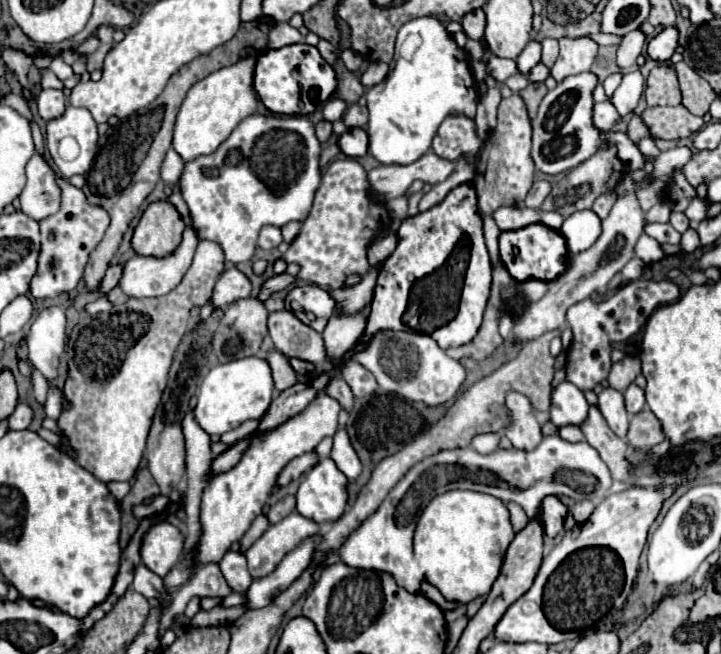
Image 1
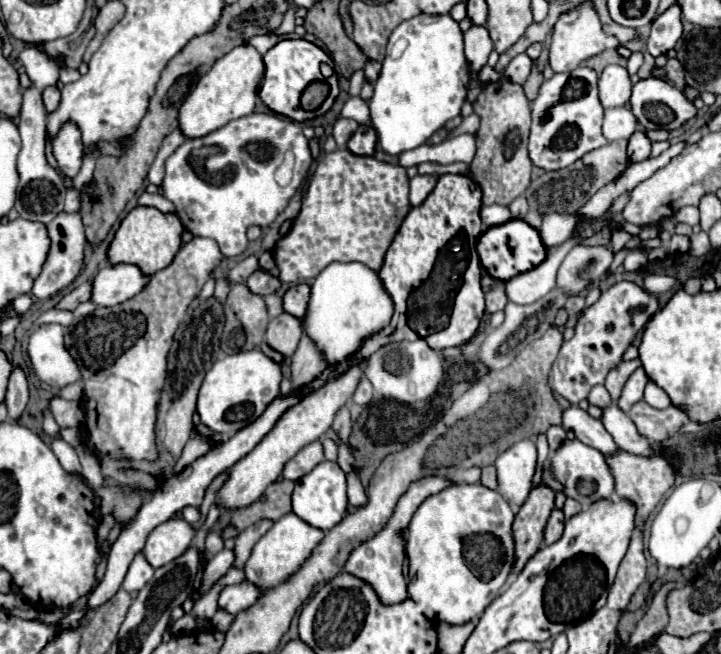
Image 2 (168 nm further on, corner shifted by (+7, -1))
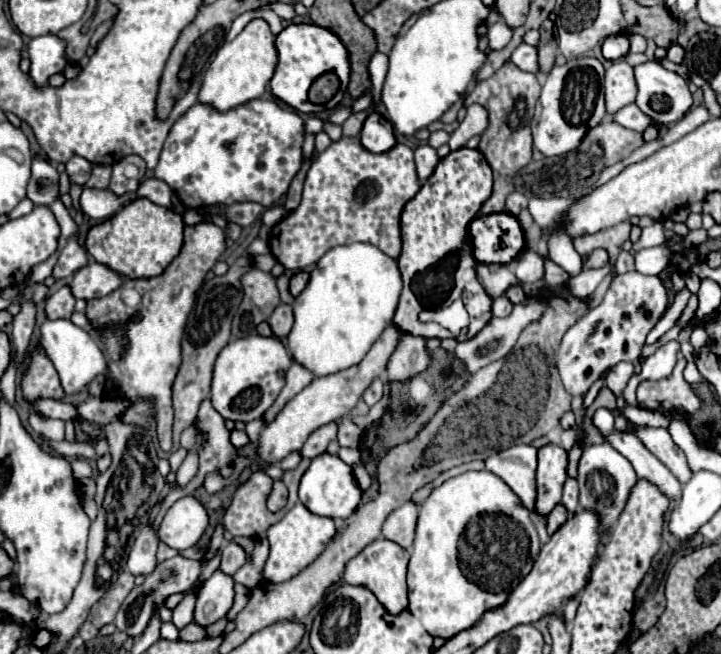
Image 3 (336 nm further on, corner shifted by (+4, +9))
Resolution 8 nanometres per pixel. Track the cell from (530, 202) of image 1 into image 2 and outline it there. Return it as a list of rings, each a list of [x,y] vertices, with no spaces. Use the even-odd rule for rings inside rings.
[[[520,196],[520,198],[516,198],[508,208],[510,208],[510,212],[512,212],[512,218],[524,218],[526,212],[528,212],[528,202],[526,202],[524,196]]]

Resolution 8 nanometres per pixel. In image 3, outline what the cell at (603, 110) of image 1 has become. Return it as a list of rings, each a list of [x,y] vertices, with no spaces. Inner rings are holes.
[[[631,104],[631,106],[625,106],[623,110],[619,110],[619,114],[615,114],[613,120],[619,122],[621,126],[625,126],[625,128],[635,130],[635,132],[645,132],[645,128],[651,126],[651,124],[657,124],[659,128],[663,128],[663,124],[659,124],[653,118],[649,118],[647,114],[643,114],[637,108],[637,104]]]

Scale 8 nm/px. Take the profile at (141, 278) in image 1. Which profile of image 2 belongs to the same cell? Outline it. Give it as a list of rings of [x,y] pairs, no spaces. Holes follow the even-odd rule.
[[[110,264],[96,274],[92,300],[98,306],[116,306],[142,292],[150,278],[134,264]]]

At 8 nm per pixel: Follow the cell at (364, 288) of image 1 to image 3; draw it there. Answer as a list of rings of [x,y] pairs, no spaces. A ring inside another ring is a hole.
[[[353,242],[331,248],[317,262],[317,268],[311,272],[311,280],[305,286],[305,290],[295,298],[295,324],[287,336],[287,348],[293,354],[293,360],[309,372],[313,372],[315,376],[335,374],[359,364],[373,346],[373,342],[381,336],[381,332],[393,322],[399,294],[401,274],[397,262],[383,254],[379,248],[365,242]]]

